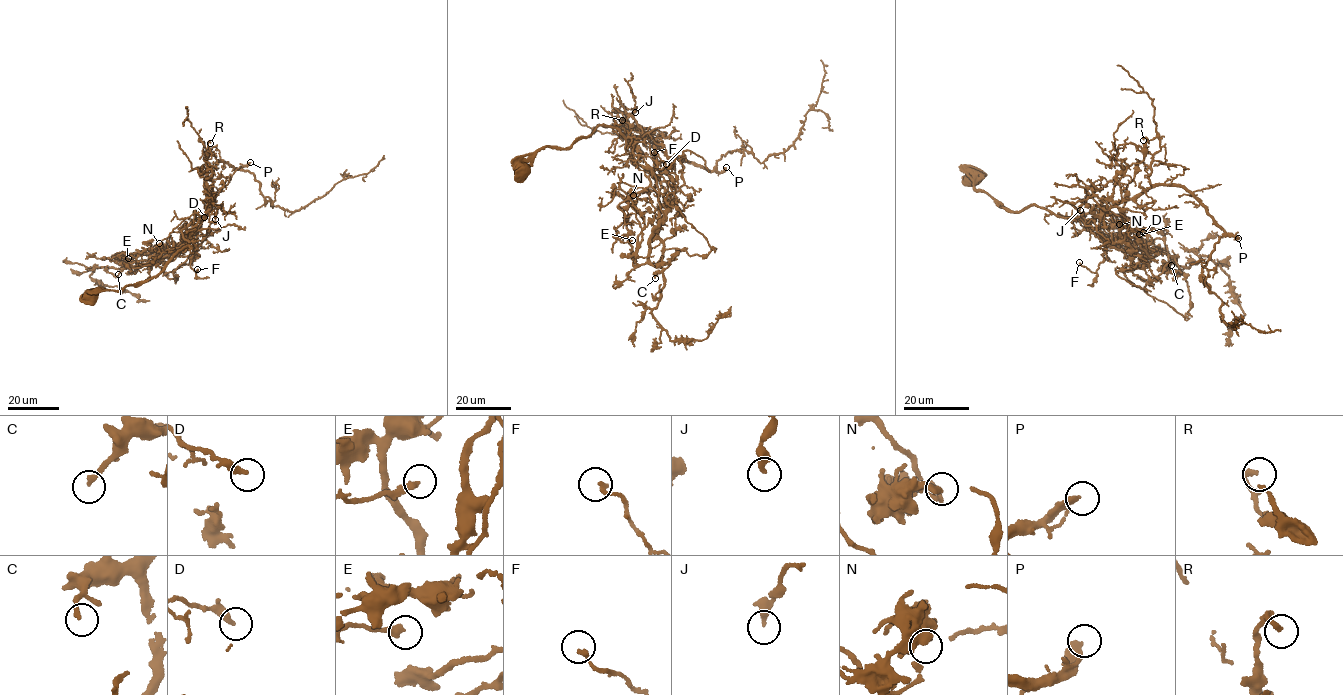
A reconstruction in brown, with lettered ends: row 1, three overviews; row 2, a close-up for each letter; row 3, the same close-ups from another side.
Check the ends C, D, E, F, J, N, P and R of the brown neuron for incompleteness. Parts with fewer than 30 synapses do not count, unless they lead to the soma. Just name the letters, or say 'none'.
P

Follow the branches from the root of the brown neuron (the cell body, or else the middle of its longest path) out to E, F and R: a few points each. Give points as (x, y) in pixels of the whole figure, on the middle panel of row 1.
E: (522, 171), (540, 149), (614, 127), (651, 181), (618, 205), (626, 220), (616, 237), (632, 240)
F: (522, 171), (540, 149), (571, 146), (603, 124), (618, 130), (626, 153), (660, 170), (654, 152)
R: (522, 171), (540, 149), (571, 146), (603, 124), (618, 130), (626, 153), (633, 151), (643, 134), (622, 120)

